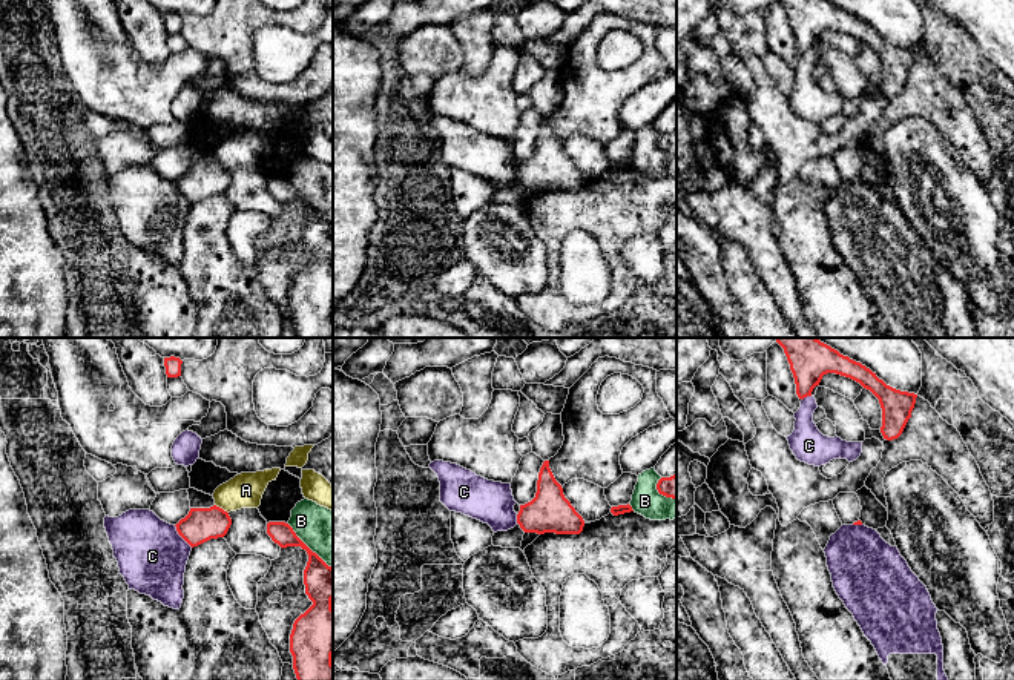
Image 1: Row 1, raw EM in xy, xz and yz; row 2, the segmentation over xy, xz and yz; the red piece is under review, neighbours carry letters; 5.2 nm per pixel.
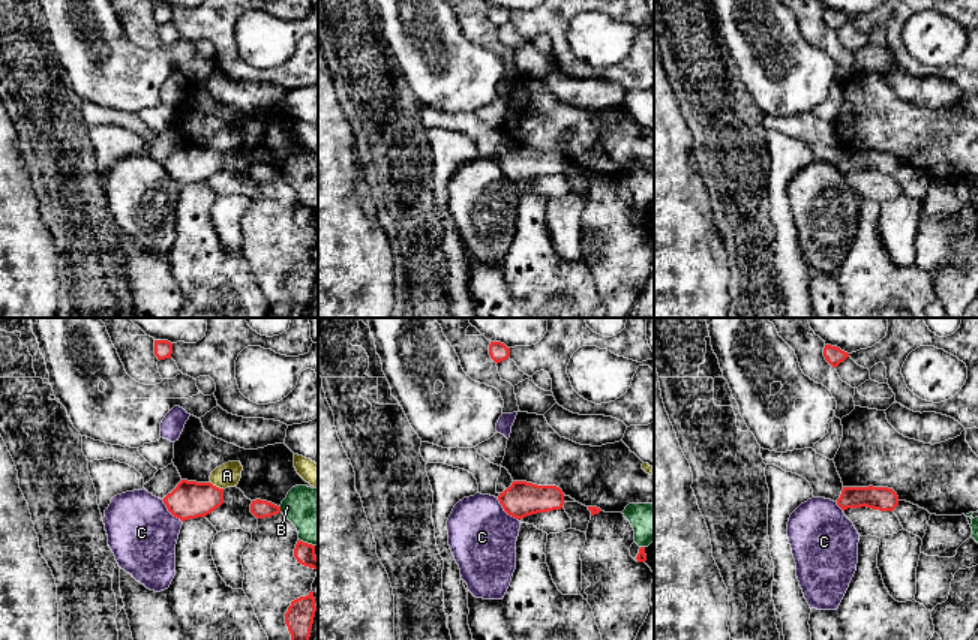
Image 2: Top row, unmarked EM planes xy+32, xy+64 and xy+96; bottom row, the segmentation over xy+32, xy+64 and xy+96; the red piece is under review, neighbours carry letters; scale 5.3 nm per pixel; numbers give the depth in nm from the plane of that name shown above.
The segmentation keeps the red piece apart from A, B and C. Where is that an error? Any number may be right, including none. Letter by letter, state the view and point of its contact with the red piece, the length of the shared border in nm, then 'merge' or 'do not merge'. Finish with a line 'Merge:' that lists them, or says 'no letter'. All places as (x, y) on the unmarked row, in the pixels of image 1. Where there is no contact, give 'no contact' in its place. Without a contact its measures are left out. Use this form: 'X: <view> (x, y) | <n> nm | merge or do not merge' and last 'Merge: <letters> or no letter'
A: xy (221, 165) | 90 nm | do not merge
B: xy (307, 203) | 340 nm | do not merge
C: xy (181, 192) | 160 nm | do not merge
Merge: no letter

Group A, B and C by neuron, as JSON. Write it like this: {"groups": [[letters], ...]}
{"groups": [["A"], ["B"], ["C"]]}

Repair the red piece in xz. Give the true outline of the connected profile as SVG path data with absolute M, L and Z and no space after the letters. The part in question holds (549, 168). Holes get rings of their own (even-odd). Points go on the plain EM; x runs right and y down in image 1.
M545 117L537 137L535 153L520 161L517 180L525 189L580 190L583 173L565 153L561 141L555 137L549 117Z

